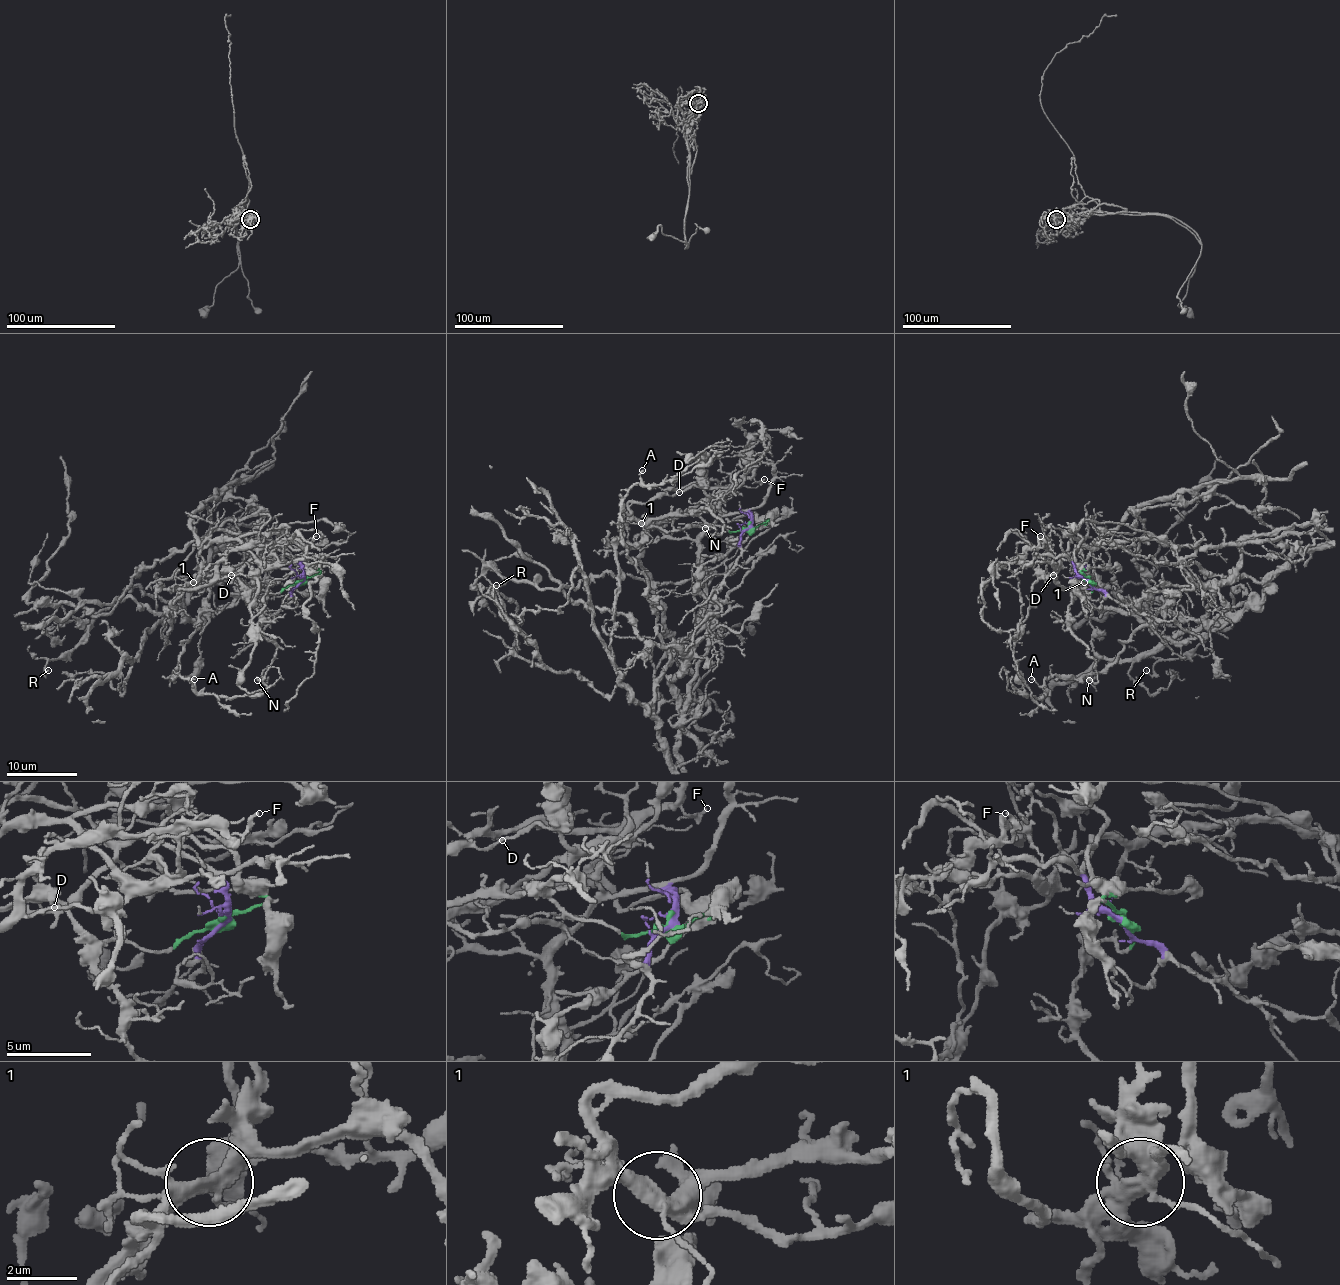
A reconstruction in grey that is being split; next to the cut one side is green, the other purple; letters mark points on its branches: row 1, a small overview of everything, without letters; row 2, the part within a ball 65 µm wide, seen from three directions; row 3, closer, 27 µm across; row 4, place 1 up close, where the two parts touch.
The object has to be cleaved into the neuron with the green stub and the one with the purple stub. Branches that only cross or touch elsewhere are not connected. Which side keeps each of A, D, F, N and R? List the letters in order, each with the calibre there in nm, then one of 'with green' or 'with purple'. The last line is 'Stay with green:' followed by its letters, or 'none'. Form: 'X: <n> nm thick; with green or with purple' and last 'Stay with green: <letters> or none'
A: 160 nm thick; with green
D: 160 nm thick; with green
F: 220 nm thick; with green
N: 240 nm thick; with green
R: 140 nm thick; with green
Stay with green: A, D, F, N, R

